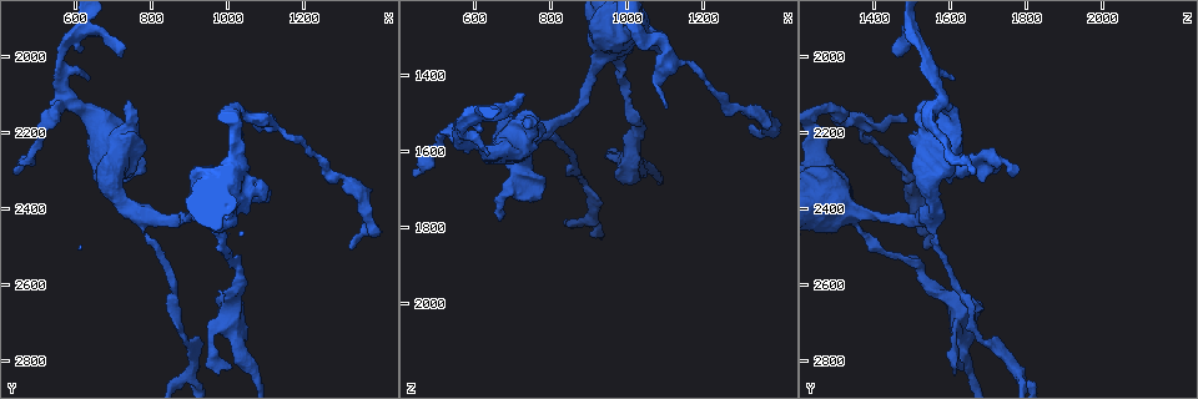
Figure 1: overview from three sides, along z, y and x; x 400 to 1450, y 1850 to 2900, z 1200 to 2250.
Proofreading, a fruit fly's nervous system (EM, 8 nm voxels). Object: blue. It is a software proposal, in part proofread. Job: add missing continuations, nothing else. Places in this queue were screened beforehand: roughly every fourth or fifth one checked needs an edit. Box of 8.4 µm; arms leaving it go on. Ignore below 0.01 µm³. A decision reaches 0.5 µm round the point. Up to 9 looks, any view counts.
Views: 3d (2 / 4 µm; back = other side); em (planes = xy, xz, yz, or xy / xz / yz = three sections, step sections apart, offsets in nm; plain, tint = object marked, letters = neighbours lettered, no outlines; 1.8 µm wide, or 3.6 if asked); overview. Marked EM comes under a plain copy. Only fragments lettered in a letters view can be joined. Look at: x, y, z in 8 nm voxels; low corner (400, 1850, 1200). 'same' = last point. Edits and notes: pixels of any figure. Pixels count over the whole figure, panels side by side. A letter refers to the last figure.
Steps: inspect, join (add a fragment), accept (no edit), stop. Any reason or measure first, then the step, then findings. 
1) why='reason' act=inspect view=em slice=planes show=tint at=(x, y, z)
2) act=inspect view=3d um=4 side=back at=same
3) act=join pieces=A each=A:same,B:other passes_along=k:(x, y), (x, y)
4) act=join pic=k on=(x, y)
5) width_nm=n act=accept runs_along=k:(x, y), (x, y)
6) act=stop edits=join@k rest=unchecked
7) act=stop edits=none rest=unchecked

why='an open end' act=inspect view=3d um=2 at=(730, 1980, 1455)

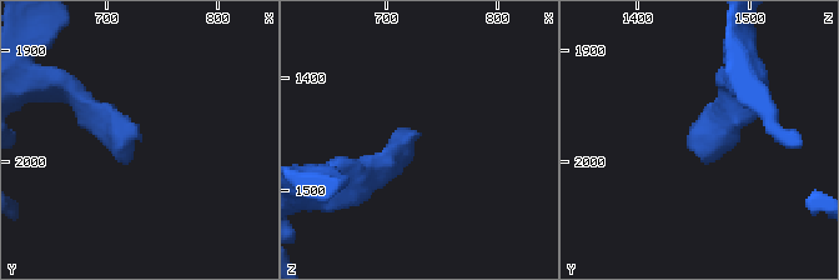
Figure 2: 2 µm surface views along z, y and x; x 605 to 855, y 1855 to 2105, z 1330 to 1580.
act=inspect view=em slice=yz step=8 show=letters at=(736, 1976, 1450)

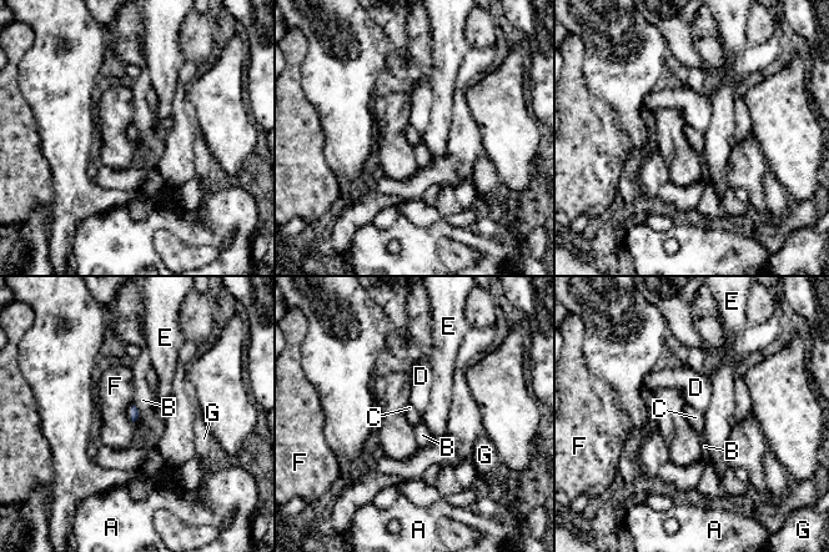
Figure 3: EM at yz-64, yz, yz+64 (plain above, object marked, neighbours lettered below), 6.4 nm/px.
why='another direction' act=inspect view=em slice=planes show=letters at=same

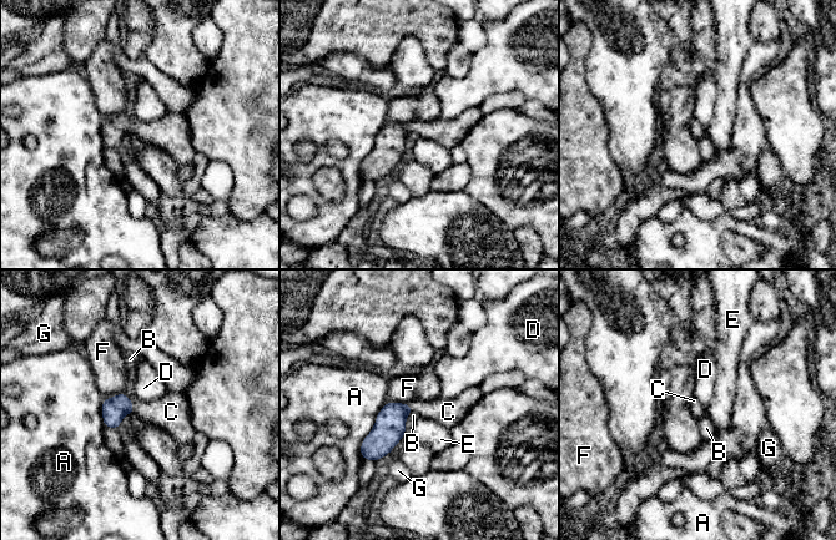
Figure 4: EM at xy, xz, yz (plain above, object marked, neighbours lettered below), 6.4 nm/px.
act=join pic=4 on=(170, 412) each=A:other,B:other,C:same,D:other,E:other,F:other,G:other passes_along=4:(114, 409), (132, 407), (170, 412) found='it goes on there'

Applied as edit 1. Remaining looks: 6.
why='thick turns thin' act=inspect view=3d um=2 at=(780, 2405, 1540)

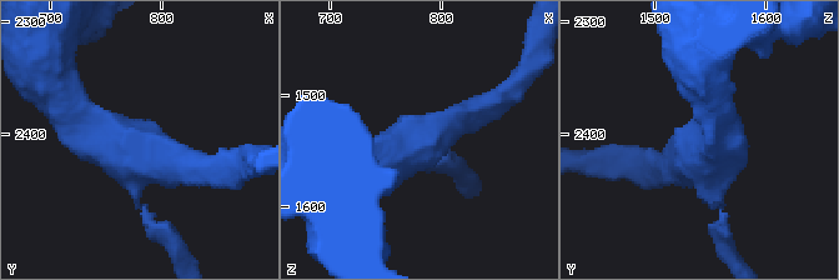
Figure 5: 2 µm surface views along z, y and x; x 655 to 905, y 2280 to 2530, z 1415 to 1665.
arms=3 why='now the EM' act=inspect view=em slice=xy step=16 show=letters at=(780, 2410, 1538)

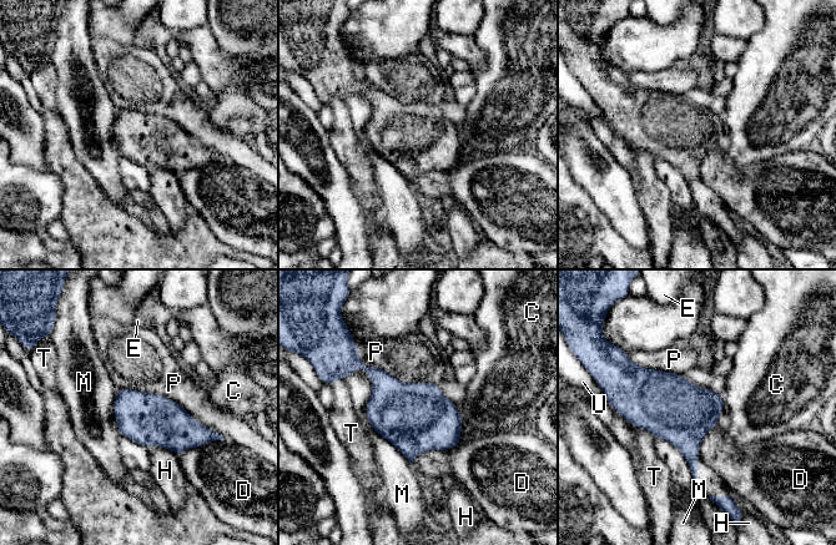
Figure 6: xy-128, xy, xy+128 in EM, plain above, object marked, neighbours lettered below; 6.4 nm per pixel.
why='cut it another way' act=inspect view=em slice=planes show=letters at=same

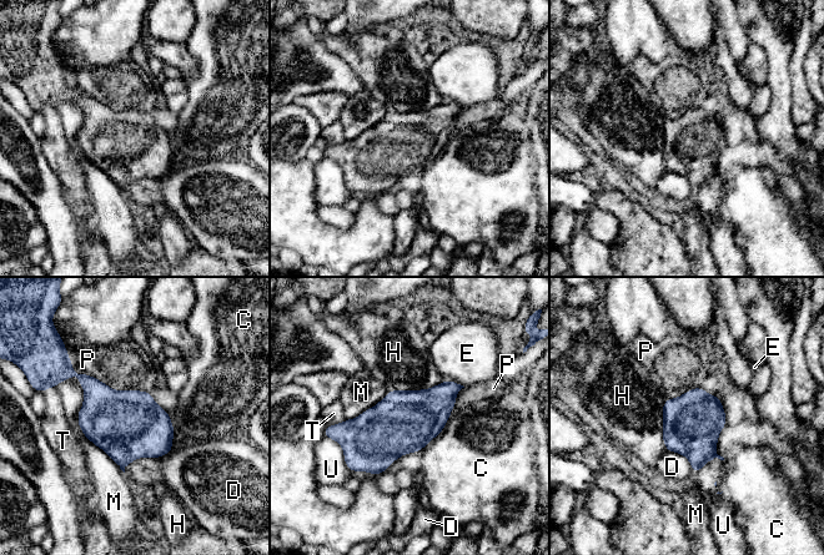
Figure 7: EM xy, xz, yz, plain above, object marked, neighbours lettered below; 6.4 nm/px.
width_nm=380 act=accept each=C:other,D:other,E:other,H:other,M:other,P:other,T:other,U:other border=7:(465, 387), (456, 395), (455, 404) found='none of them fits'

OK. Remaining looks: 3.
why='sudden change in width' act=inspect view=em um=3.6 slice=planes show=tint at=(1050, 2365, 1320)

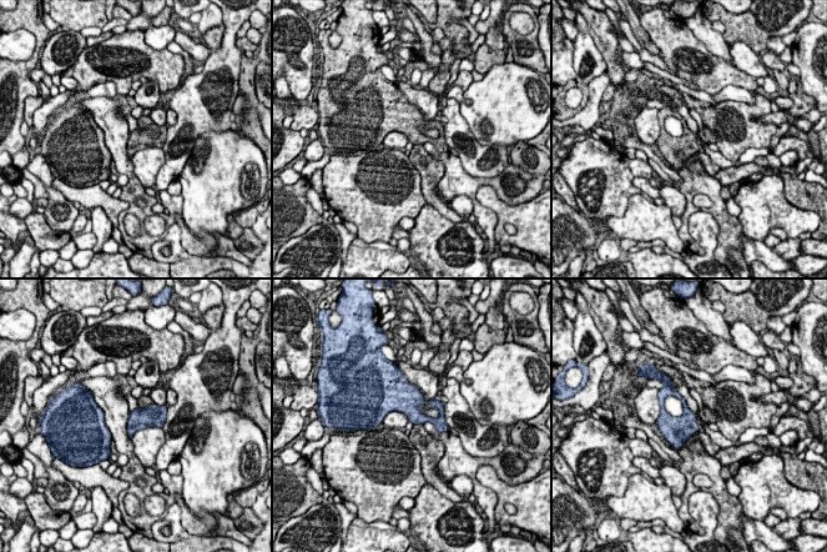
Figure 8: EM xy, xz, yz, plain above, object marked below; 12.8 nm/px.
why='see the neighbours' act=inspect view=em um=3.6 slice=planes show=letters at=same

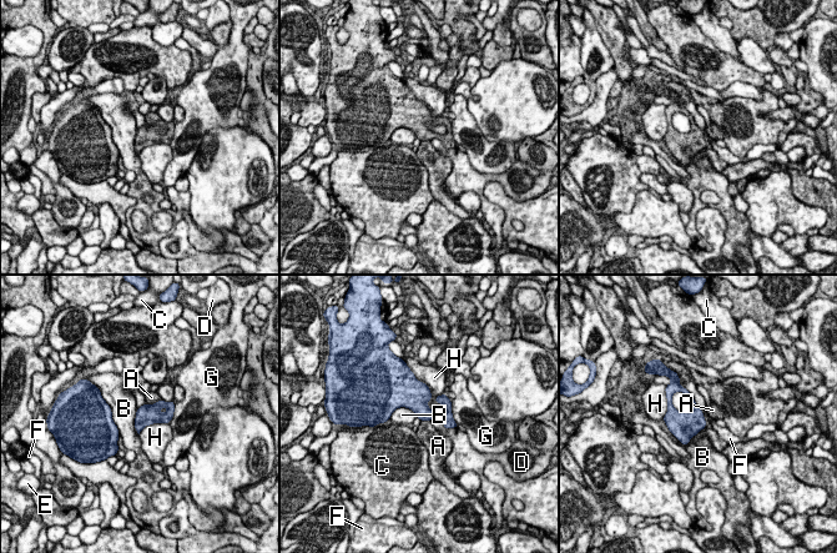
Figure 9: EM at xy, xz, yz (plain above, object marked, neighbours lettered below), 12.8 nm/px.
longest_contact=E:700nm act=accept each=A:other,B:other,C:other,D:other,E:other,F:other,G:other,H:other border=9:(680, 380), (706, 426) found='none of them fits'

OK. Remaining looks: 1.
act=stop edits=join@4 rest=unchecked

